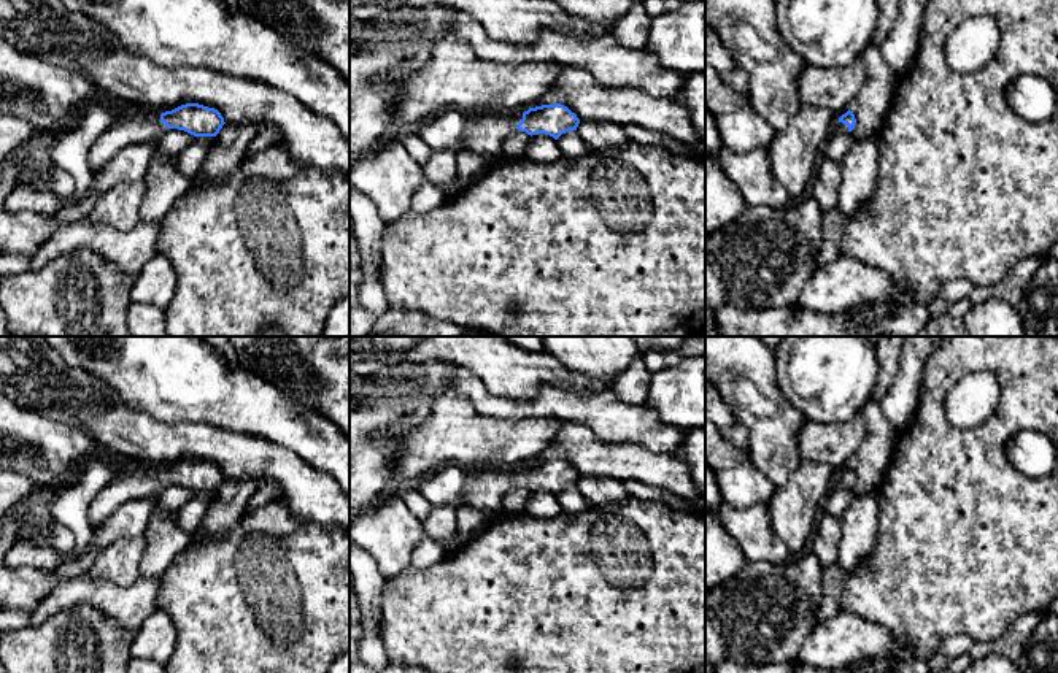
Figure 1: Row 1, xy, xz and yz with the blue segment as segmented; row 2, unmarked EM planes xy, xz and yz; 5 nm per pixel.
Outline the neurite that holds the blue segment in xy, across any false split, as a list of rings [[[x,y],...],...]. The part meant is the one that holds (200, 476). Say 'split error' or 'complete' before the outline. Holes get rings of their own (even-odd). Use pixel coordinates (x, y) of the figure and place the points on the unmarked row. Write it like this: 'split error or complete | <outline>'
split error | [[[186,459],[162,470],[143,463],[132,471],[118,471],[92,500],[89,522],[92,527],[103,524],[119,506],[157,495],[168,484],[194,492],[216,492],[224,479],[218,465],[199,459]]]

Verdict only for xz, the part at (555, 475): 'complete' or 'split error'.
split error

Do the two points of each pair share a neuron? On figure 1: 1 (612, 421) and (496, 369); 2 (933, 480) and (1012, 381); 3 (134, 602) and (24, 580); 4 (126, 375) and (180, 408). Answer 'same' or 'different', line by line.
1: different
2: same
3: different
4: same

